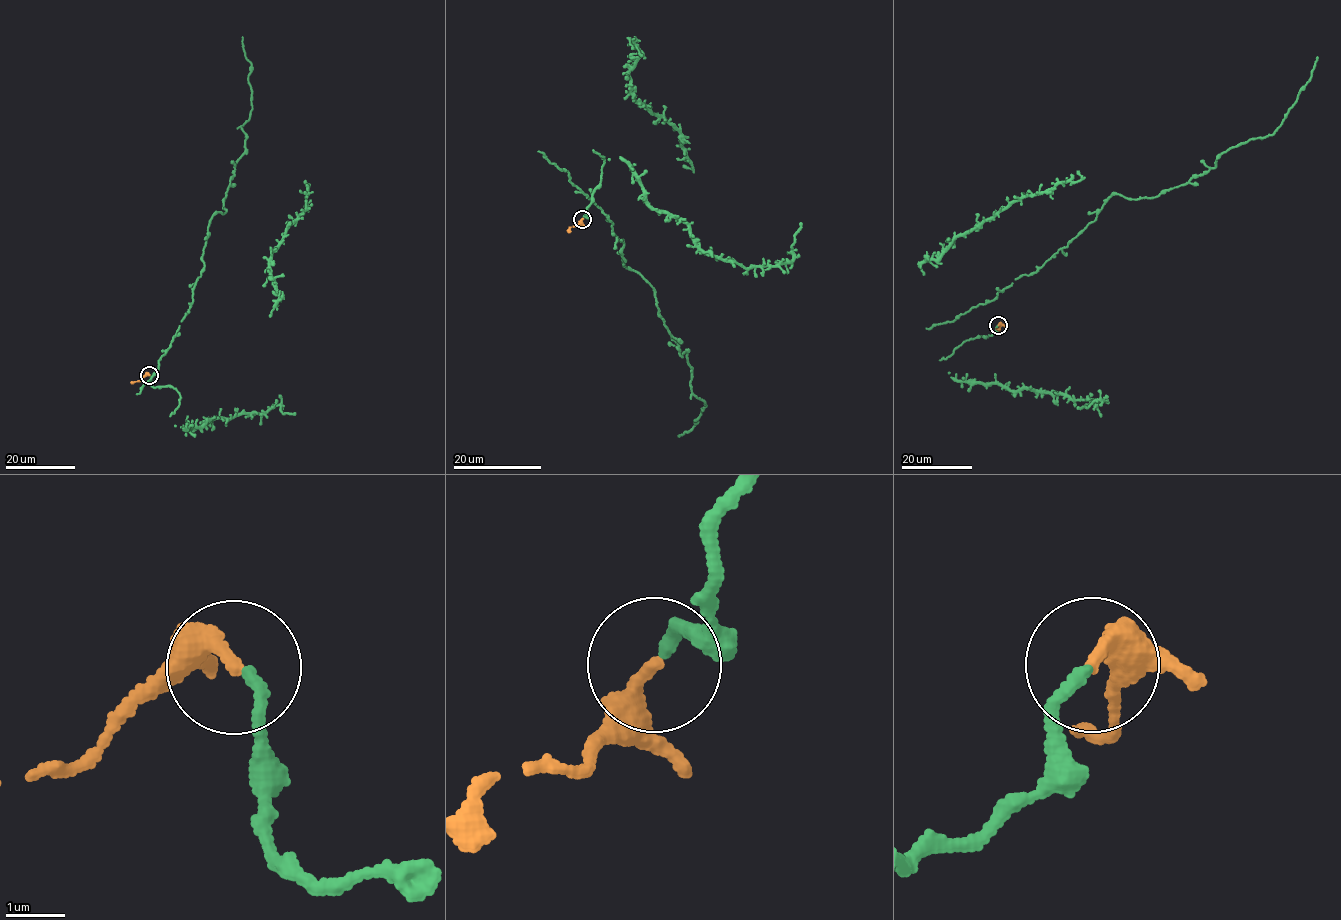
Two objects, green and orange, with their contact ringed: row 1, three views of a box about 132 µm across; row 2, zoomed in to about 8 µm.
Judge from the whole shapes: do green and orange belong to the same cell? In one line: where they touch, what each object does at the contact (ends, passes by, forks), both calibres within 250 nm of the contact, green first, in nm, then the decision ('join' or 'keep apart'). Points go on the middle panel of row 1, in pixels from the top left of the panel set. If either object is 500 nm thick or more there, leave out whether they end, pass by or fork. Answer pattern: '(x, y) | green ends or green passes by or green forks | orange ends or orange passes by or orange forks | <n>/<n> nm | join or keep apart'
(582, 219) | green ends | orange ends | 180/320 nm | join

